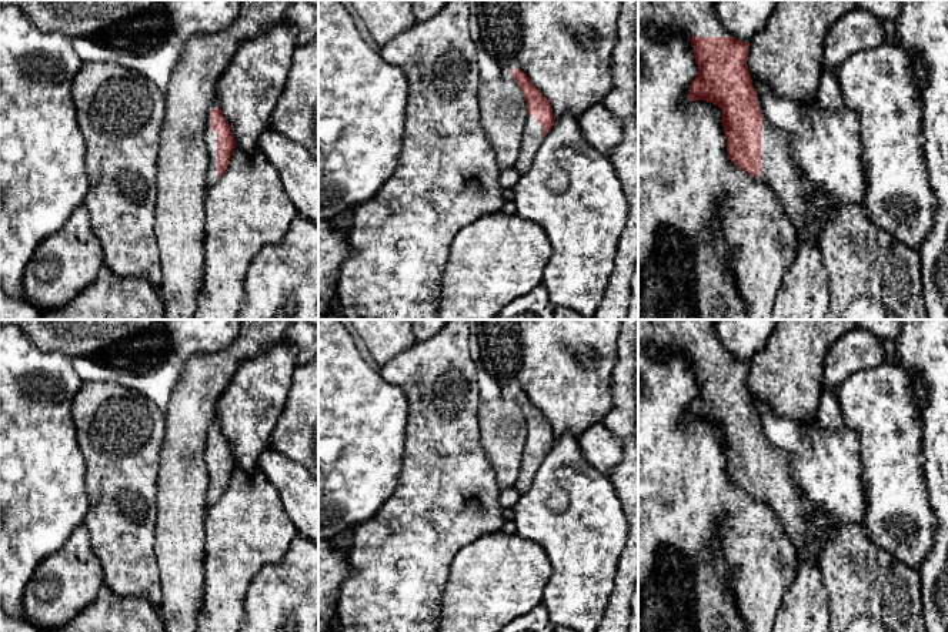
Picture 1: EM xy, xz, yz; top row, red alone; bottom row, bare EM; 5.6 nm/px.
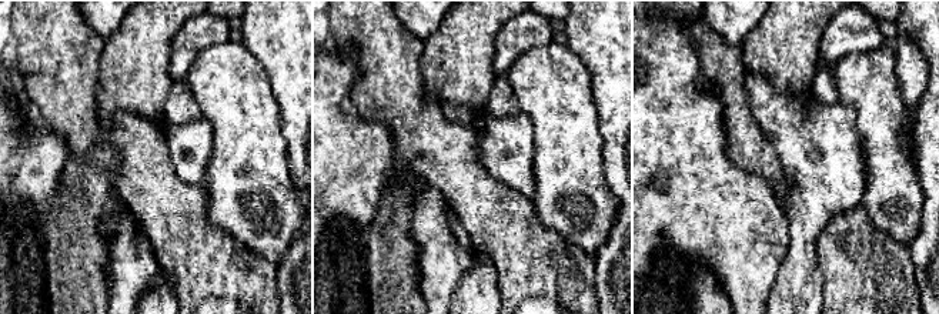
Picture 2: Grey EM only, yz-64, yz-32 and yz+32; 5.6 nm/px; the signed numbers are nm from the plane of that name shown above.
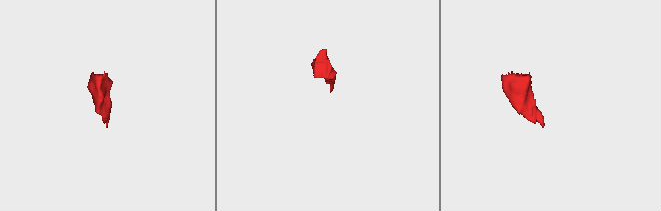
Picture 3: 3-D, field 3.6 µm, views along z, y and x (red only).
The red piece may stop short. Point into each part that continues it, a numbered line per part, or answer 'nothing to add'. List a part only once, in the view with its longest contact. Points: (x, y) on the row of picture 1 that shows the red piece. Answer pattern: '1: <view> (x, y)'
1: xy (210, 137)
2: yz (690, 17)

